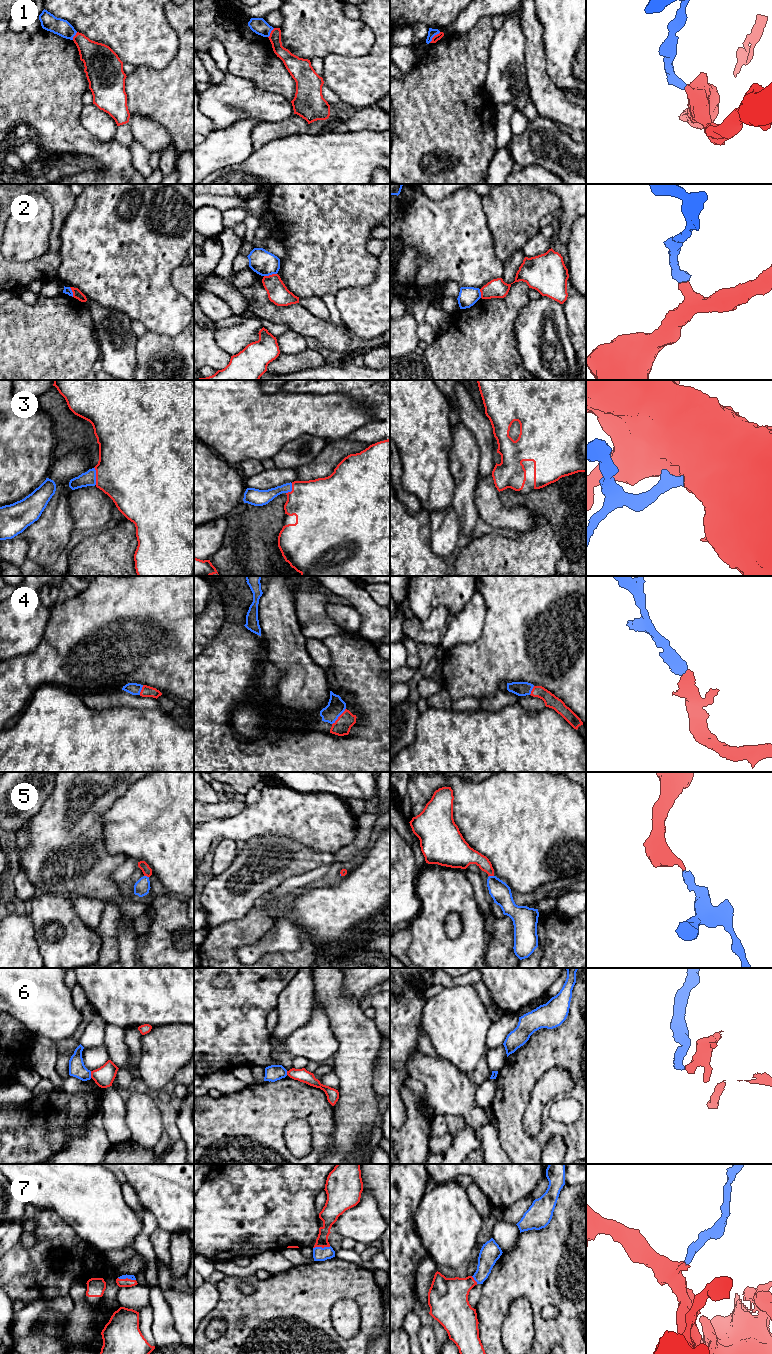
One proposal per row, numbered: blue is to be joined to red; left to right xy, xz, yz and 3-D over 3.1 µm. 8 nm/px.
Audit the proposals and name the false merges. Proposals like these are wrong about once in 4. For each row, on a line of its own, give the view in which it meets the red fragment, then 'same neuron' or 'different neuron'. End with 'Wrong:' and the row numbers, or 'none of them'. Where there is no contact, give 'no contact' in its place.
1: contact in yz; different neuron
2: contact in xz; different neuron
3: contact in xy; same neuron
4: contact in xz; same neuron
5: contact in xy; same neuron
6: contact in xy; different neuron
7: contact in xy; same neuron
Wrong: 1, 2, 6

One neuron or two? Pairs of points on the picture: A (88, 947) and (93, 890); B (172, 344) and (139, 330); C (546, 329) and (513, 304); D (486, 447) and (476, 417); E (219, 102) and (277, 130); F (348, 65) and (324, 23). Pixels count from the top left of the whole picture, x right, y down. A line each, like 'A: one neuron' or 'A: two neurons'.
A: two neurons
B: two neurons
C: two neurons
D: one neuron
E: two neurons
F: two neurons

